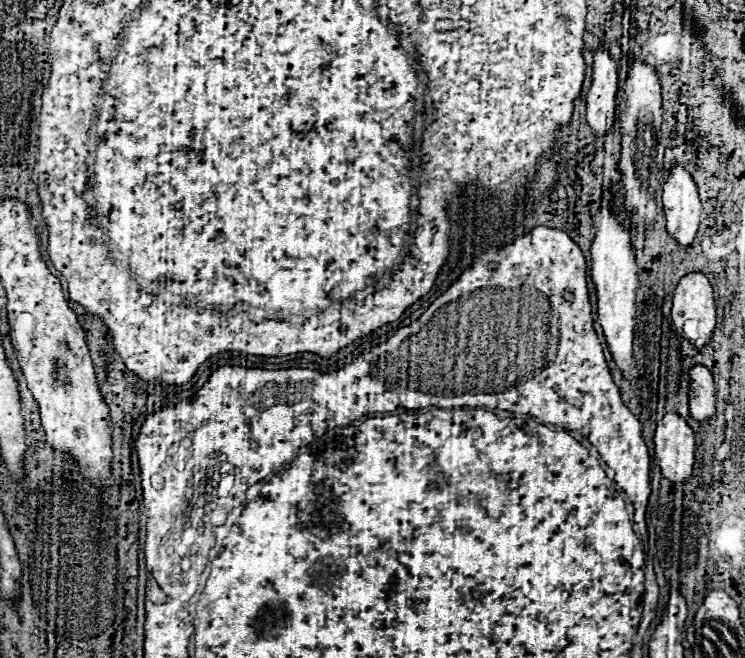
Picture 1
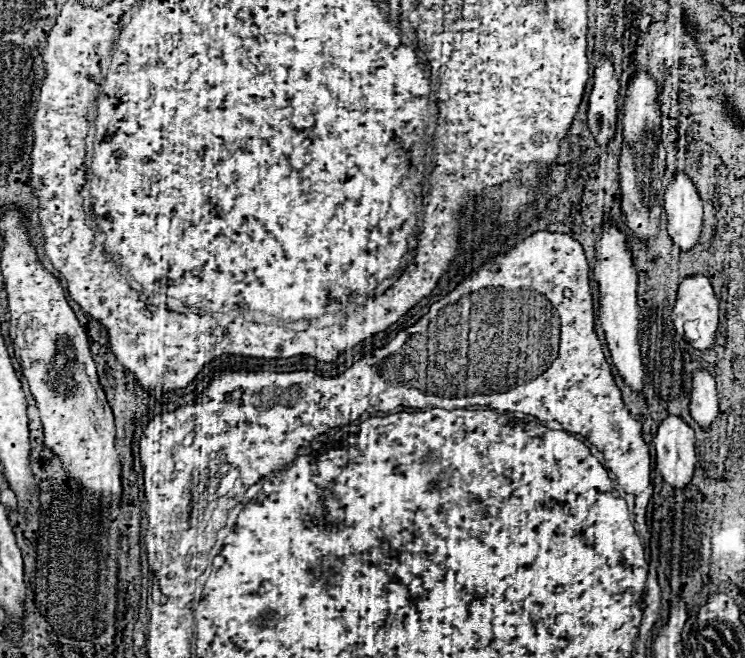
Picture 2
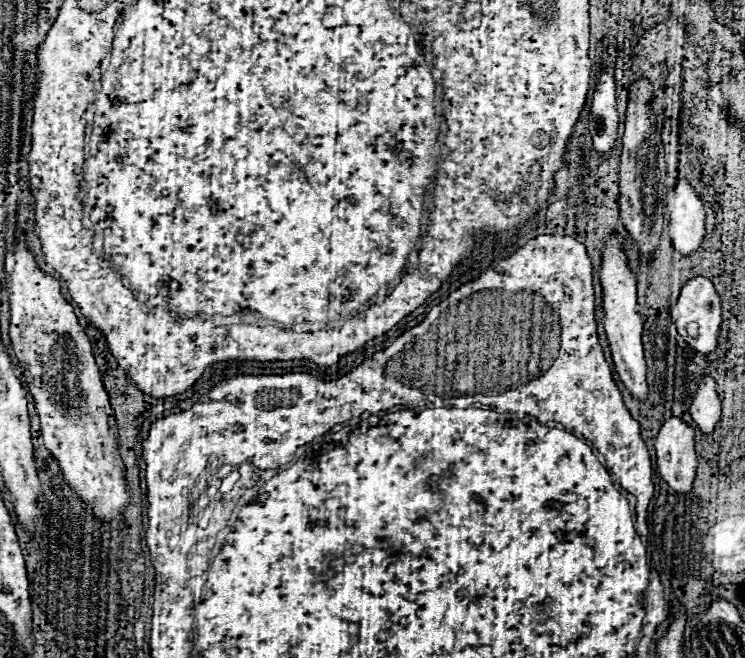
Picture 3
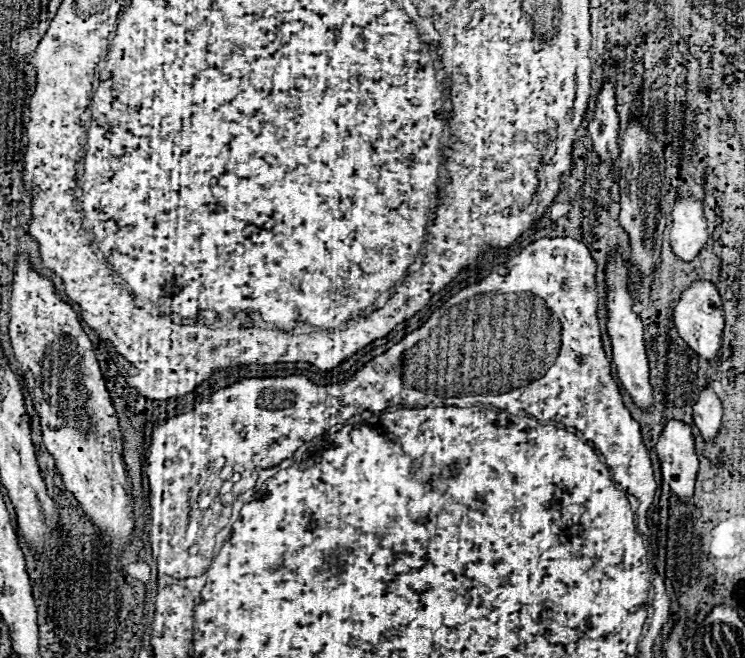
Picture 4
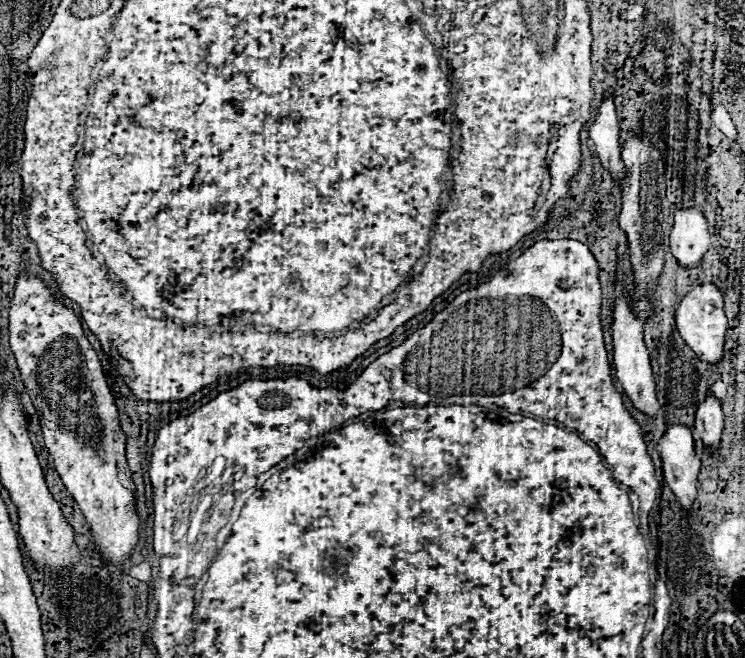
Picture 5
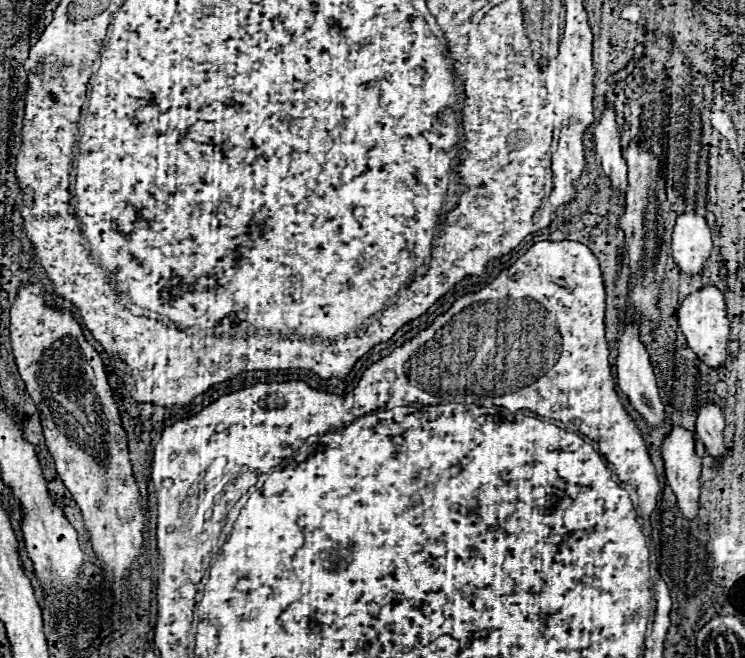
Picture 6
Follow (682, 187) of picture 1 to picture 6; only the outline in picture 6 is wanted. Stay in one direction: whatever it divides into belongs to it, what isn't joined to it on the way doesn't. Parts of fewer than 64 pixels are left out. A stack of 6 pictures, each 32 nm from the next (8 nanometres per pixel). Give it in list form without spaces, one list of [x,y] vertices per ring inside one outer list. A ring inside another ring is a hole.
[[[680,214],[672,232],[672,256],[686,276],[700,276],[712,252],[712,232],[698,214]]]

